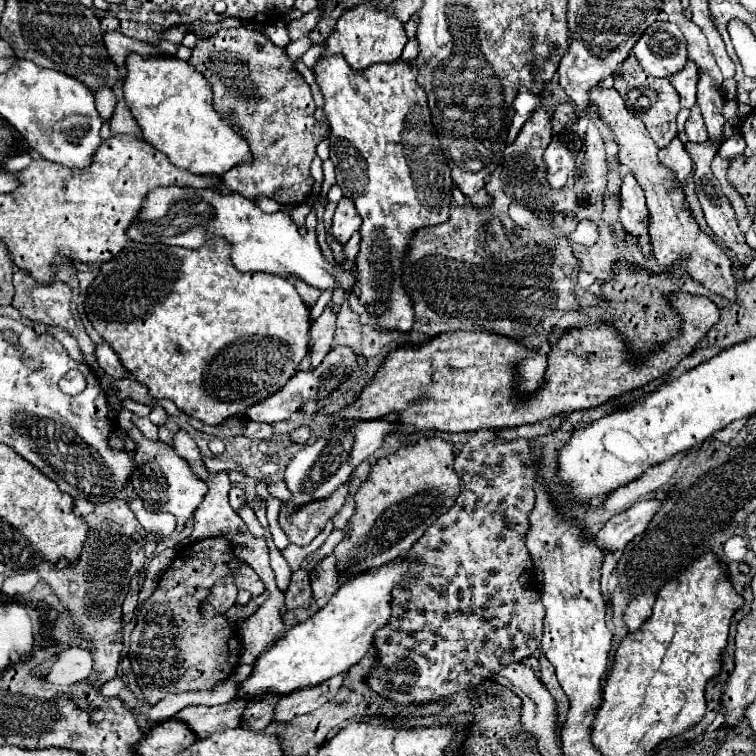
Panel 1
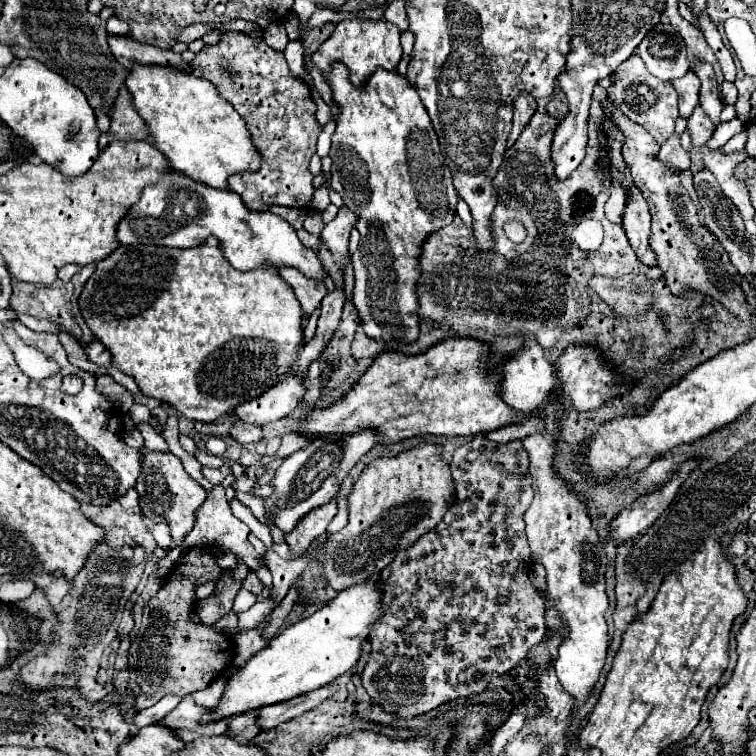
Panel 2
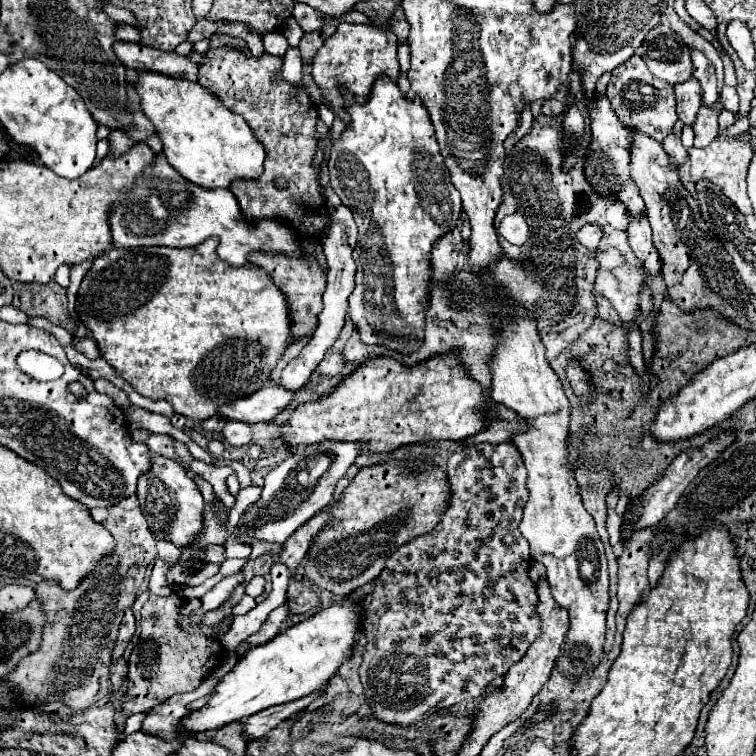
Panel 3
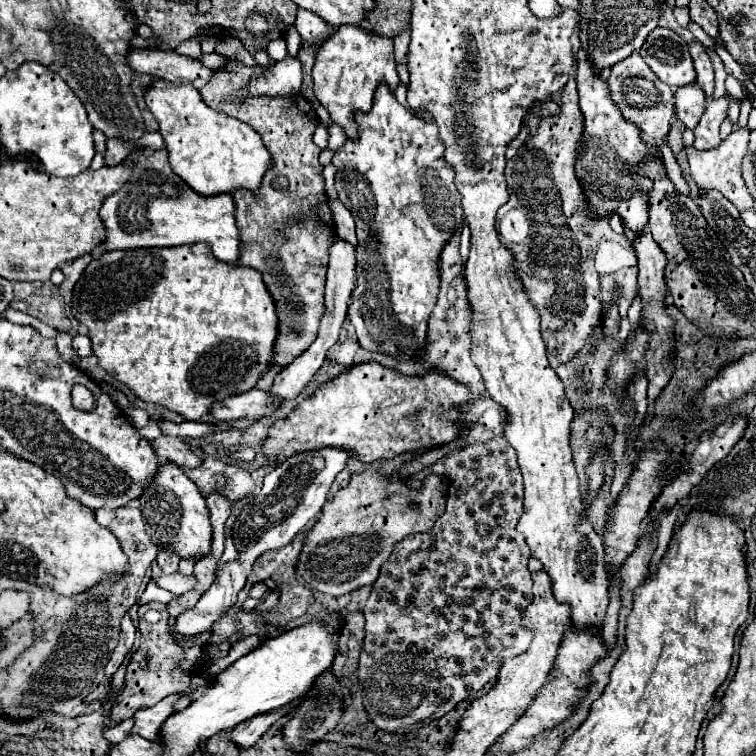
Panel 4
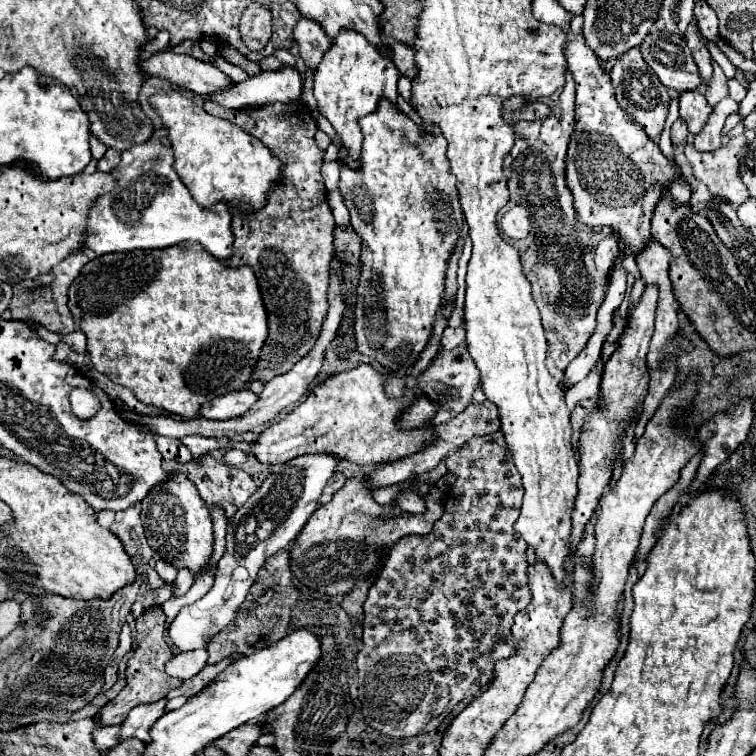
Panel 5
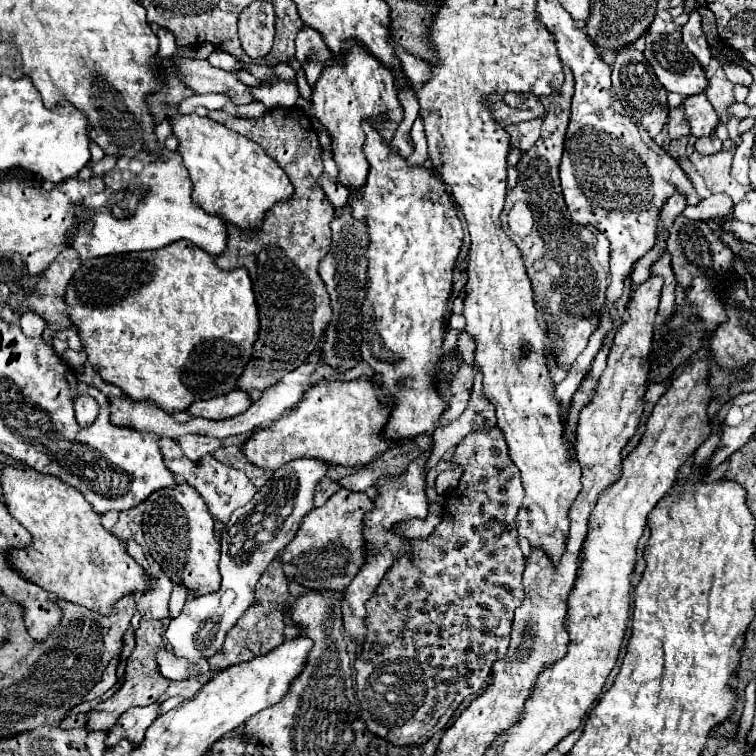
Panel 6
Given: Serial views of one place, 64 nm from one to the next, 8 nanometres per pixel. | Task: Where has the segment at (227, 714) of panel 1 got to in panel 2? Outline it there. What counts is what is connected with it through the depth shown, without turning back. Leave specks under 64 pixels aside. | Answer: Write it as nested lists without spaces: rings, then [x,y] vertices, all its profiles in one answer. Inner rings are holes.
[[[186,695],[178,704],[178,708],[172,710],[172,714],[168,714],[164,720],[160,720],[160,724],[172,726],[180,734],[180,738],[184,738],[184,742],[190,742],[194,738],[208,736],[208,734],[224,734],[228,730],[230,718],[212,720],[212,722],[202,724],[202,716],[208,712],[210,708],[198,706],[189,695]]]

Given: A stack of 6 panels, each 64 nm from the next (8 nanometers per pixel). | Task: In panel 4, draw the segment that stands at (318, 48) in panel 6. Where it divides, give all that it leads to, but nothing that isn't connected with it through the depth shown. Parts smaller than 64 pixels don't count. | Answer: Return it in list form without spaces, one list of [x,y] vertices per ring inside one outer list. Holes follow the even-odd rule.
[[[298,8],[294,26],[300,32],[302,40],[318,42],[318,40],[326,40],[328,38],[328,24],[322,18],[318,18],[314,12],[308,12],[304,8]]]

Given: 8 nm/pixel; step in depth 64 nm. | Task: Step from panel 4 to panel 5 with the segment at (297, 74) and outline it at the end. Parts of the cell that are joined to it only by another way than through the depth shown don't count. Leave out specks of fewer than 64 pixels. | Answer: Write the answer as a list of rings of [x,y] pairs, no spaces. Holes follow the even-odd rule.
[[[282,66],[280,70],[260,72],[244,82],[234,84],[230,90],[214,94],[218,104],[226,108],[244,108],[250,104],[270,104],[270,102],[292,102],[300,98],[302,78],[296,66]]]

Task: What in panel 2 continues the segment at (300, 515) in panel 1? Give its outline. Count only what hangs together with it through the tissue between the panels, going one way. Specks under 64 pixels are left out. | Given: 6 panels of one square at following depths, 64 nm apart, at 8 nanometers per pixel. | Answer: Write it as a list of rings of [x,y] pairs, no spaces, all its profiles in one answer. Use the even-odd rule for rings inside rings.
[[[332,500],[320,508],[310,510],[310,514],[306,514],[290,534],[286,534],[286,544],[294,550],[296,556],[300,556],[310,546],[312,540],[326,534],[326,526],[336,516],[336,512],[338,504],[336,500]]]

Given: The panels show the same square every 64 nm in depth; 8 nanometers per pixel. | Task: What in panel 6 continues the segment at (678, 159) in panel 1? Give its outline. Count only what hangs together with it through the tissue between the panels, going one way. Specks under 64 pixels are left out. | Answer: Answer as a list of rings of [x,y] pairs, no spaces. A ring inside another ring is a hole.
[[[680,106],[678,110],[674,110],[674,112],[670,112],[668,118],[670,118],[668,130],[670,130],[670,138],[672,138],[672,140],[680,140],[680,138],[684,138],[684,136],[690,134],[690,126],[688,126],[688,122],[686,122],[686,118],[684,118],[682,106]]]

